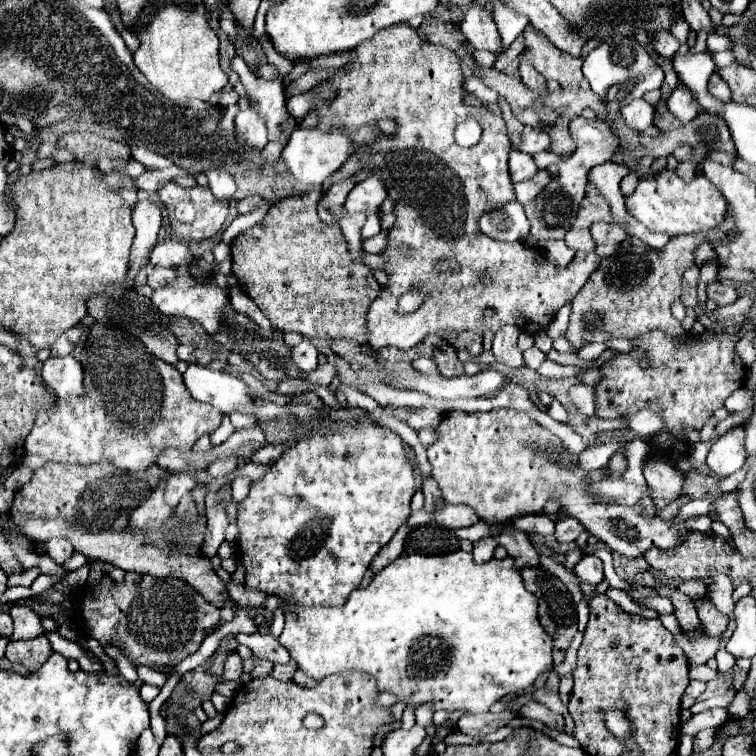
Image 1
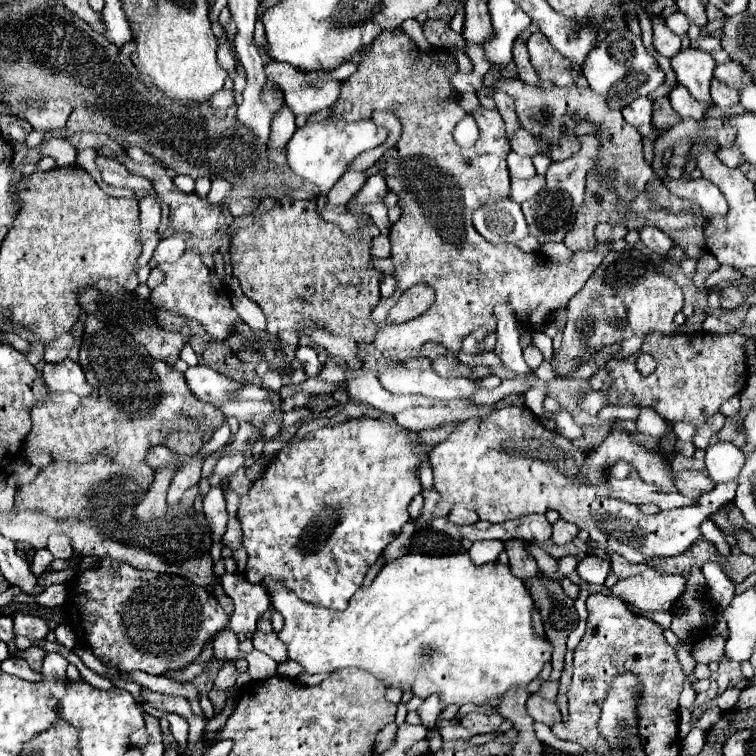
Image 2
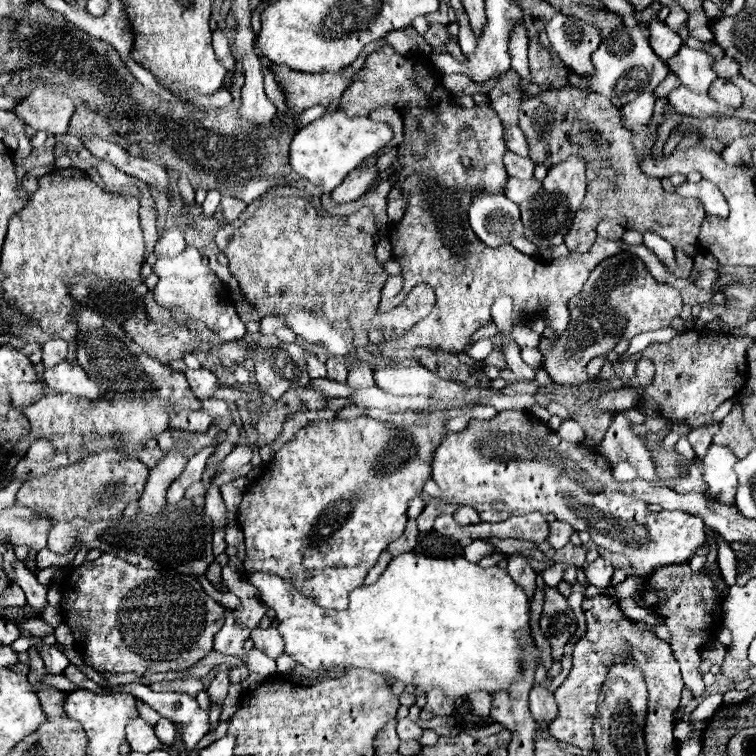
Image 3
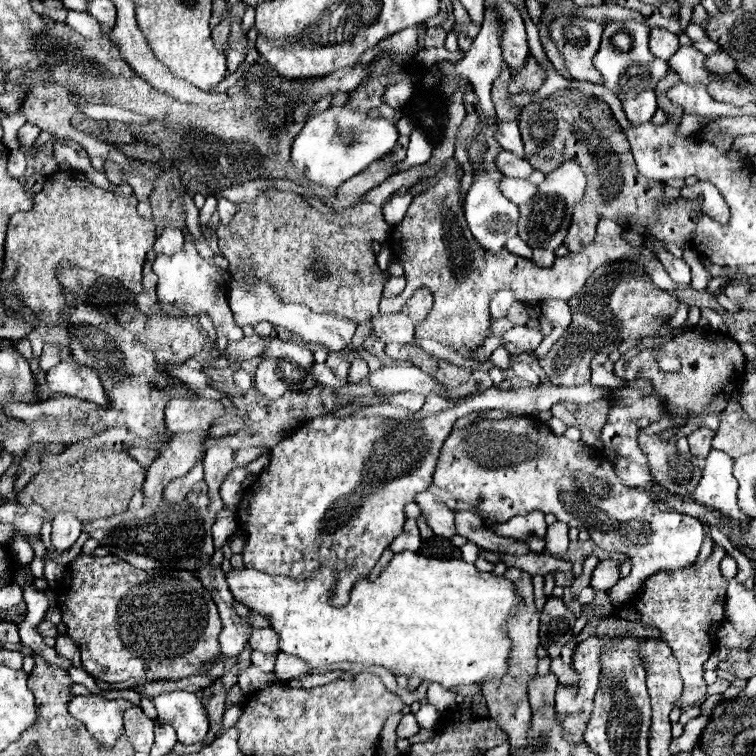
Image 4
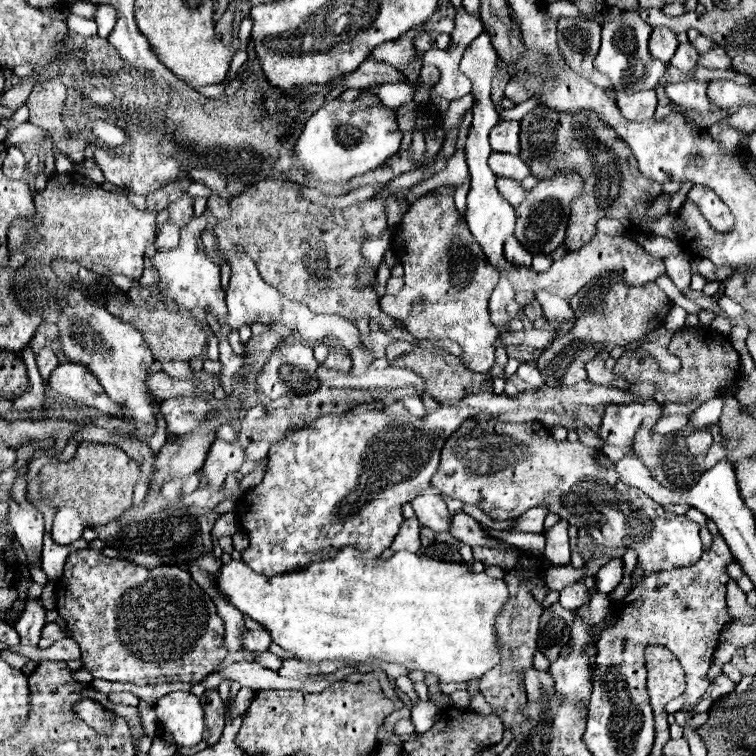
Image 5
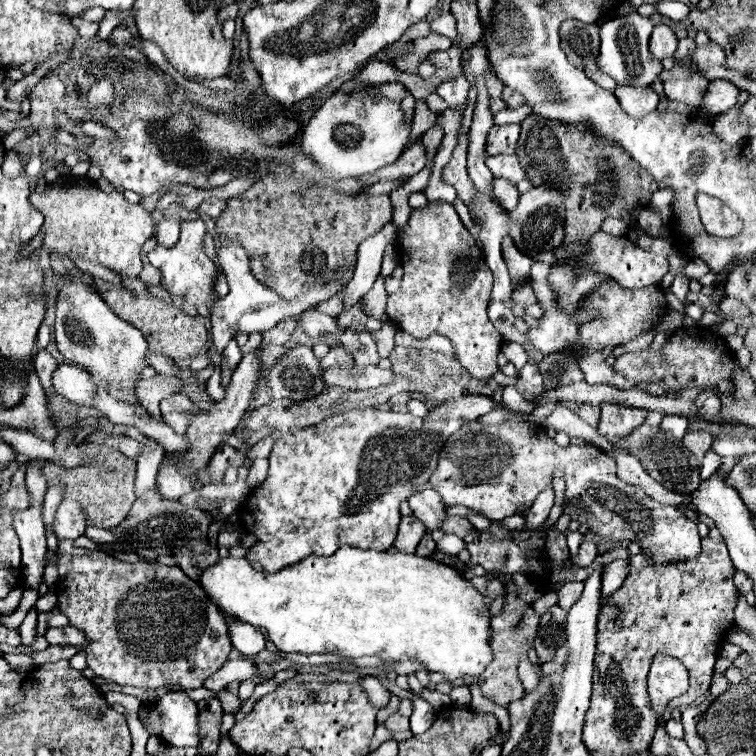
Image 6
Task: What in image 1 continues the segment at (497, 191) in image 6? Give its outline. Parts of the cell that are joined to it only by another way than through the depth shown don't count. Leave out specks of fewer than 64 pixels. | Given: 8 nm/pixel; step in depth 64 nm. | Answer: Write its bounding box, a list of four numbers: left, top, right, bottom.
[514,170,550,204]

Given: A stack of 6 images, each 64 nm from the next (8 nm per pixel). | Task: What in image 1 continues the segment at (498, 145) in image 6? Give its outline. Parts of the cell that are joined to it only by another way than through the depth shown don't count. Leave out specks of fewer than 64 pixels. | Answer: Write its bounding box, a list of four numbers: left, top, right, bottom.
[516,126,550,154]

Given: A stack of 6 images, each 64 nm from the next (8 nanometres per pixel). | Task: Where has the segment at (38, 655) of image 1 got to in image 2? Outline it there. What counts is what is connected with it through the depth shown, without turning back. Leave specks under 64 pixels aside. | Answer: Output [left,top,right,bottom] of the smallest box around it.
[20,646,44,672]

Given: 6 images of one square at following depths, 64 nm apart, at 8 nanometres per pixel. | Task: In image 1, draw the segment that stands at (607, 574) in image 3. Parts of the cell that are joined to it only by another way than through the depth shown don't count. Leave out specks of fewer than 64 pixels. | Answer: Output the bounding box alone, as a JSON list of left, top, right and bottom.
[574,556,604,584]

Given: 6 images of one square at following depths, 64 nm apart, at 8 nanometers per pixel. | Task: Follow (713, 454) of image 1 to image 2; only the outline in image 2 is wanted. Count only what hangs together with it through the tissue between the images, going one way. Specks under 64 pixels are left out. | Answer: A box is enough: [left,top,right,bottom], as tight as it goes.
[706,442,746,484]

